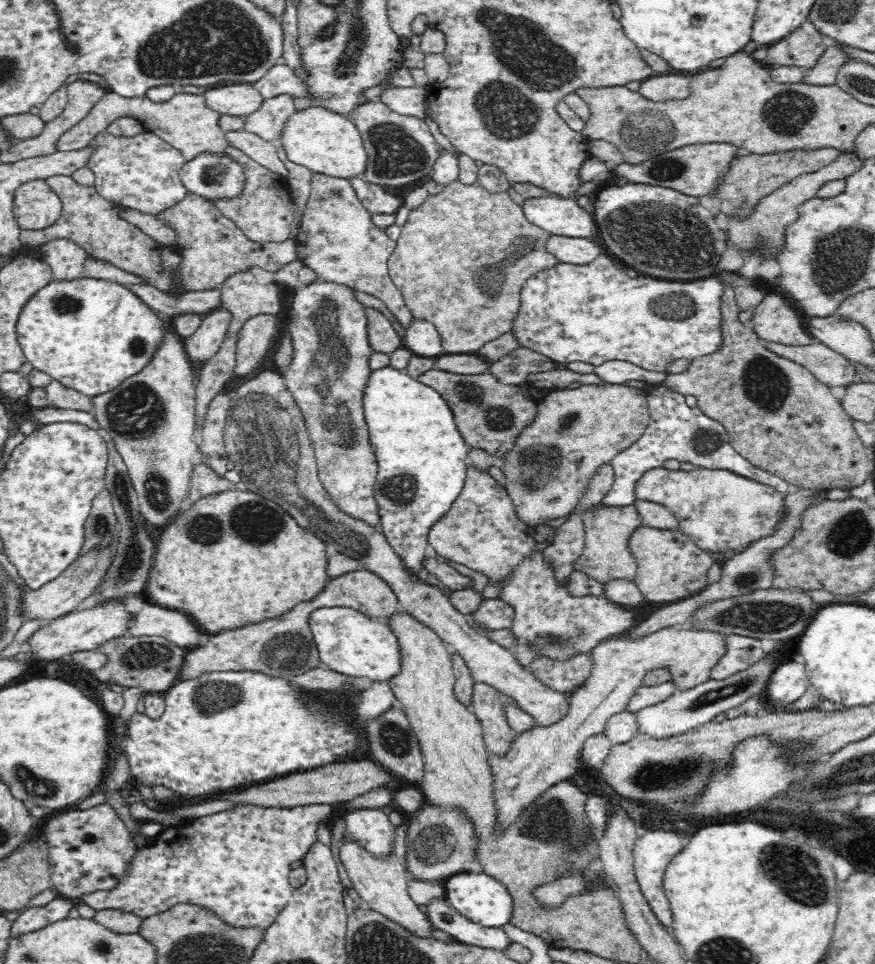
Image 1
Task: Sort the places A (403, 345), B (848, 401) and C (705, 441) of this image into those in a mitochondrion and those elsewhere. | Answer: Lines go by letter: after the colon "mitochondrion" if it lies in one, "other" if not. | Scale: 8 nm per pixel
A: other
B: other
C: mitochondrion

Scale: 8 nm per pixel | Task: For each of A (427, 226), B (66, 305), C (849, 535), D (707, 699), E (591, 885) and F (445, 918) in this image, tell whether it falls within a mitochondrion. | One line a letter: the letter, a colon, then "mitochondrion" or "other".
A: other
B: mitochondrion
C: mitochondrion
D: mitochondrion
E: other
F: mitochondrion

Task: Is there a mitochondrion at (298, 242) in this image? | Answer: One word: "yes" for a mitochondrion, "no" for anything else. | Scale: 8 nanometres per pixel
no

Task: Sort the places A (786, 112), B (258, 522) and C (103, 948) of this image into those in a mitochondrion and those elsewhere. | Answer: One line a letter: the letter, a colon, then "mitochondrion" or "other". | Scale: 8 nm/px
A: mitochondrion
B: mitochondrion
C: mitochondrion

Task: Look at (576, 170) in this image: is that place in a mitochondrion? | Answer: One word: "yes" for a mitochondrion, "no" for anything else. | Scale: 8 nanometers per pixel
no

